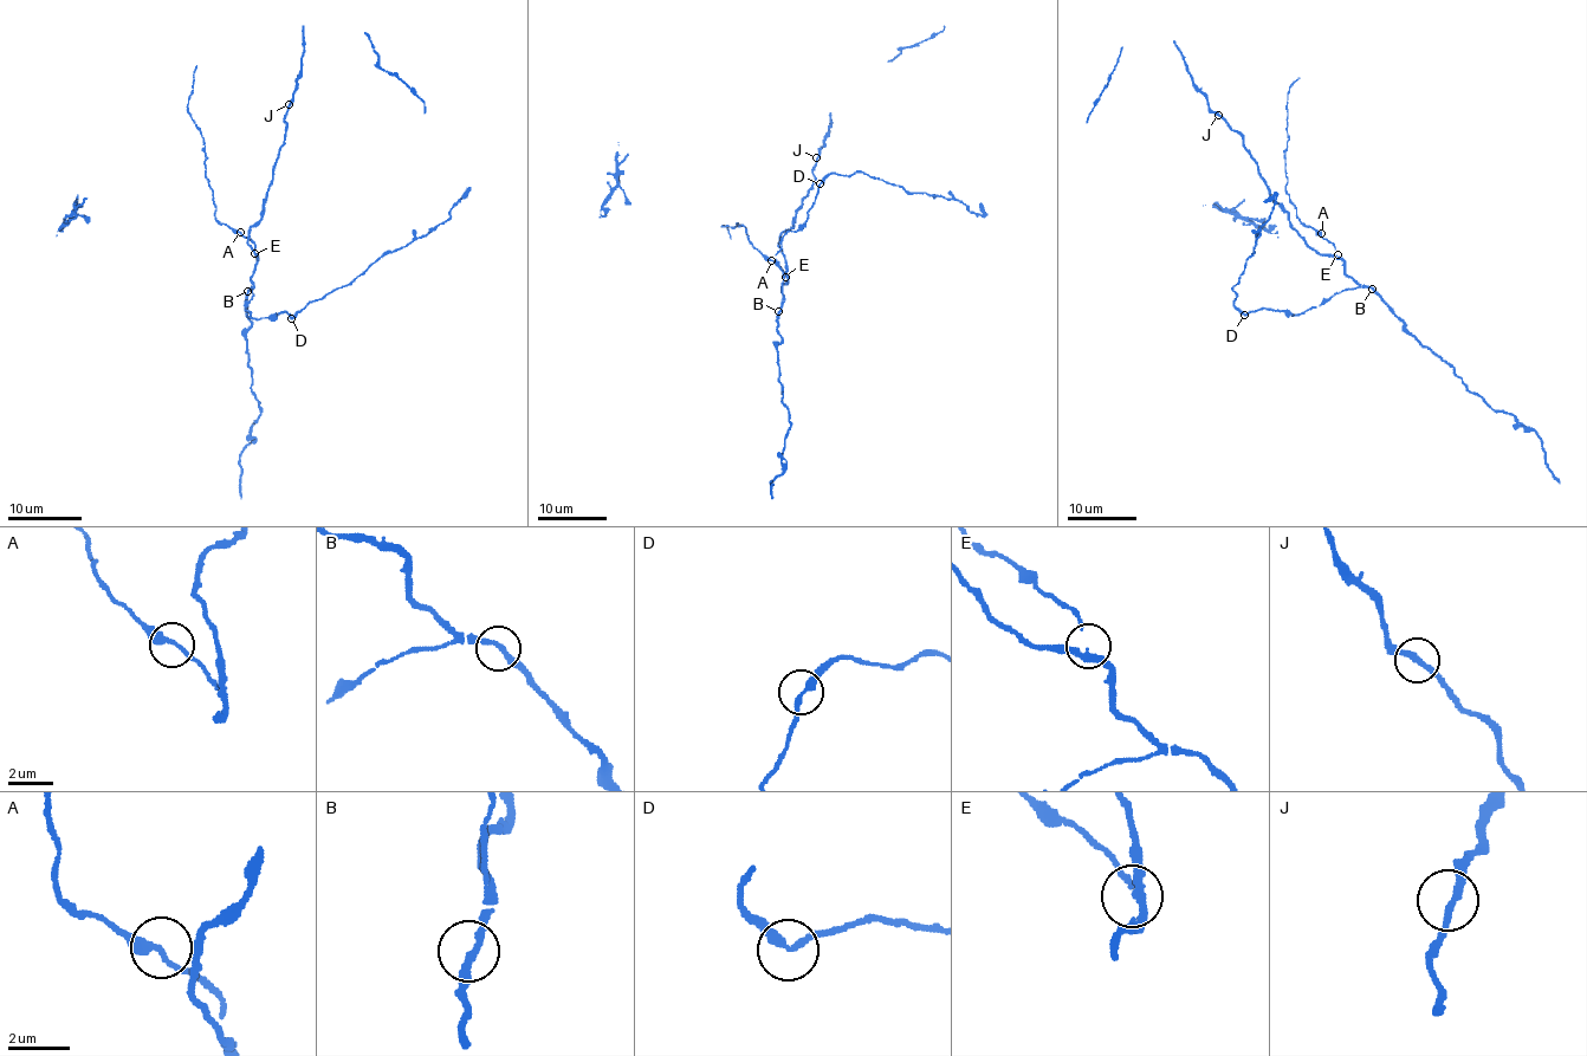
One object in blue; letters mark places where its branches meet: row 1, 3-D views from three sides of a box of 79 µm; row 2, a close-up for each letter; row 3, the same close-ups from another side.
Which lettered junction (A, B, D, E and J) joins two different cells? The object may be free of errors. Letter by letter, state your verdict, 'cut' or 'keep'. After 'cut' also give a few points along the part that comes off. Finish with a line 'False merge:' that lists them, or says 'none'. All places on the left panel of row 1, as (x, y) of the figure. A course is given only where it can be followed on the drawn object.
A: keep
B: keep
D: keep
E: keep
J: keep
False merge: none

